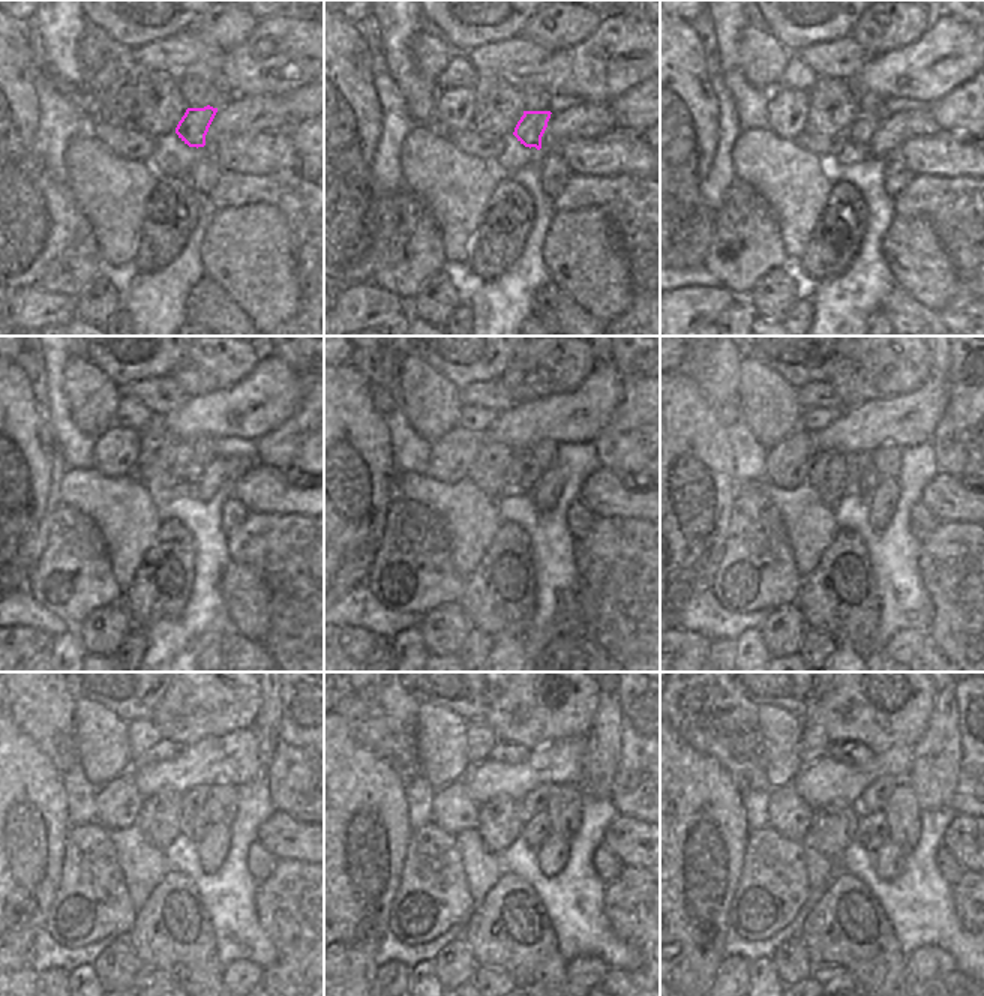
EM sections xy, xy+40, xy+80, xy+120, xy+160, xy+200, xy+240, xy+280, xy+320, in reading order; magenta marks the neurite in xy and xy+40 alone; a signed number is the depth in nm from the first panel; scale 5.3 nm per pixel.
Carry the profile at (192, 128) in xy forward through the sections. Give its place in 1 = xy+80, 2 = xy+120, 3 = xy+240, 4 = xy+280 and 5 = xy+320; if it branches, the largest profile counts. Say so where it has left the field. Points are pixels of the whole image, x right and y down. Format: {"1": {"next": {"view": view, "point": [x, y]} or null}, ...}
{"1": {"next": {"view": "xy+80", "point": [863, 129]}}, "2": {"next": {"view": "xy+120", "point": [194, 468]}}, "3": {"next": {"view": "xy+240", "point": [197, 828]}}, "4": {"next": {"view": "xy+280", "point": [536, 830]}}, "5": {"next": {"view": "xy+320", "point": [872, 831]}}}

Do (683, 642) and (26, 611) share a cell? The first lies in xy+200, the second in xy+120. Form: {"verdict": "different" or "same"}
{"verdict": "different"}

